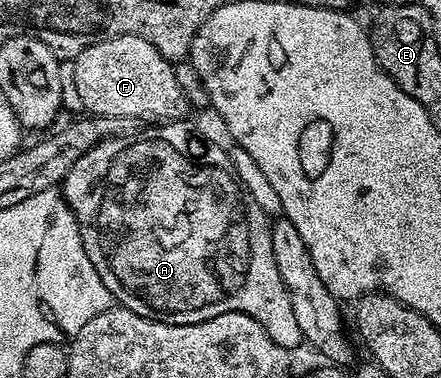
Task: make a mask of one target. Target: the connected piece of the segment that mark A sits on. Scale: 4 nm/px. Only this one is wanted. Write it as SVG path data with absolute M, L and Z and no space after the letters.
M171 120L166 124L148 125L151 126L148 130L139 128L131 134L106 138L93 148L89 148L89 152L85 152L85 156L81 156L81 160L77 160L73 168L69 168L61 183L61 193L75 214L81 240L85 244L85 252L89 260L93 260L93 268L97 268L97 276L101 276L105 288L109 288L112 299L126 310L133 311L137 316L174 326L192 326L201 324L205 320L213 320L213 316L221 316L225 312L241 312L257 320L257 324L261 324L261 328L269 332L269 336L278 346L283 346L288 352L294 351L294 346L302 343L304 339L301 330L297 328L296 317L293 316L289 292L282 283L277 263L274 260L273 240L271 239L272 223L269 221L269 216L239 182L227 150L206 142L197 131L190 130L185 123L186 121L183 120Z

